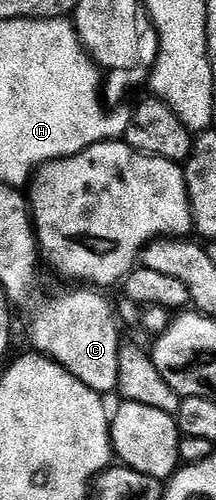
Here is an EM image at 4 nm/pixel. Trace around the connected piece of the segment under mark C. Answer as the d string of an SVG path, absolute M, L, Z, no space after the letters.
M70 287L74 288L58 292L35 306L30 316L30 344L34 347L31 349L69 370L93 392L113 393L118 386L120 354L124 347L114 308L93 287Z

